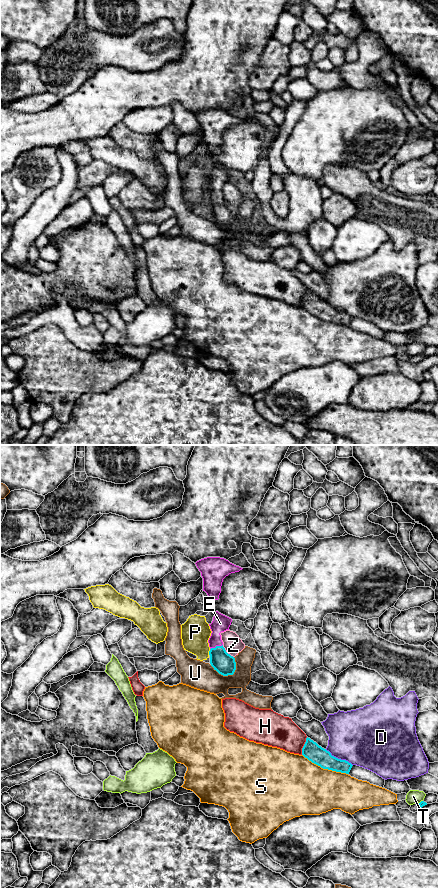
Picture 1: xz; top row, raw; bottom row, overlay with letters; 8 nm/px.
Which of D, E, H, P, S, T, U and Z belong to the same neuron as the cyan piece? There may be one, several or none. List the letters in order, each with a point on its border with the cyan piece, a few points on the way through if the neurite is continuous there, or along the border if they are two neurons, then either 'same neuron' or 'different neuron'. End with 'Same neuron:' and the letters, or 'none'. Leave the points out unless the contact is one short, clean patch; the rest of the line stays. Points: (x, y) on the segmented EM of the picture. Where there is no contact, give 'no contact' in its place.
D: meets cyan in xz at (339, 759); different neuron
E: meets cyan in xz at (216, 646); runs through xz (220, 660), (216, 646), (216, 627), (220, 623); same neuron
H: meets cyan in xz at (303, 746); different neuron
P: meets cyan in xz at (209, 652); different neuron
S: meets cyan in xz at (325, 768); different neuron
T: meets cyan in xz at (420, 802); different neuron
U: meets cyan in xz at (224, 675); different neuron
Z: meets cyan in xz at (226, 652); border along xz (222, 645), (233, 657); different neuron
Same neuron: E

